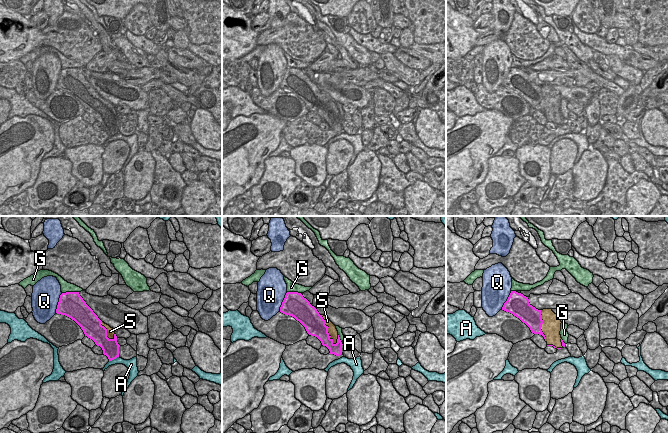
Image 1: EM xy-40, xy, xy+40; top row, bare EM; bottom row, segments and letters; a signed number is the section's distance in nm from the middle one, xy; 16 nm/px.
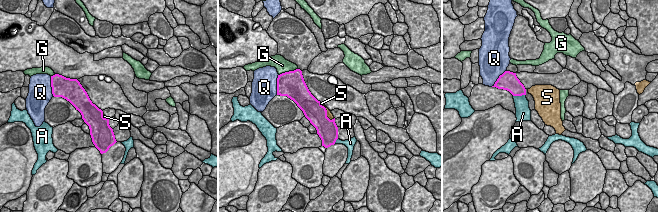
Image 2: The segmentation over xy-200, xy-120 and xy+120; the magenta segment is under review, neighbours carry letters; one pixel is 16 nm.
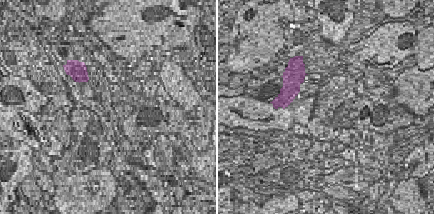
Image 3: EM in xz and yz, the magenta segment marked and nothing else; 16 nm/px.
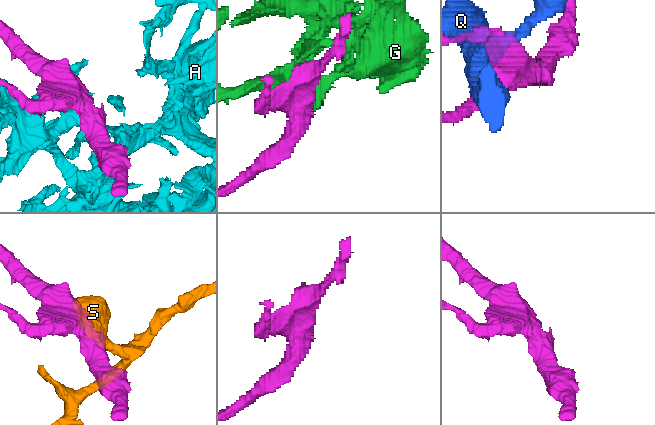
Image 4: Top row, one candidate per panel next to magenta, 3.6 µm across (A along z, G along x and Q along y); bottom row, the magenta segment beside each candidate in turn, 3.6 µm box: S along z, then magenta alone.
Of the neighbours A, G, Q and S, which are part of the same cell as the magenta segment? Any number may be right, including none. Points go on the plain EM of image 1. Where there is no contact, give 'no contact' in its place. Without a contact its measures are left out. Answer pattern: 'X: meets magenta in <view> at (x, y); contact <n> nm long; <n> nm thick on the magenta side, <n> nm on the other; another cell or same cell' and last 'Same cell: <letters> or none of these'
A: meets magenta in xy-40 at (113, 135); contact 180 nm long; 280 nm thick on the magenta side, 130 nm on the other; another cell
G: meets magenta in xy-40 at (70, 68); contact 280 nm long; 400 nm thick on the magenta side, 160 nm on the other; another cell
Q: meets magenta in xy-40 at (58, 79); contact 340 nm long; 400 nm thick on the magenta side, 440 nm on the other; another cell
S: meets magenta in xy at (327, 106); contact 550 nm long; 320 nm thick on the magenta side, 140 nm on the other; another cell
Same cell: none of these

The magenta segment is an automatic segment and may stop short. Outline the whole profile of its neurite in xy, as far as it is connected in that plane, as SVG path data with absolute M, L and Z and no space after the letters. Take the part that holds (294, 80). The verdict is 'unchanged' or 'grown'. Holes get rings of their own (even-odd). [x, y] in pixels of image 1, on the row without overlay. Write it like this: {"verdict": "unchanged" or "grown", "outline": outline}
{"verdict": "unchanged", "outline": "M287 68L280 83L280 88L294 93L306 105L311 112L317 113L323 122L326 122L330 129L336 132L342 130L342 118L338 111L337 119L333 119L328 109L328 102L325 101L325 96L319 90L317 85L298 68Z"}

